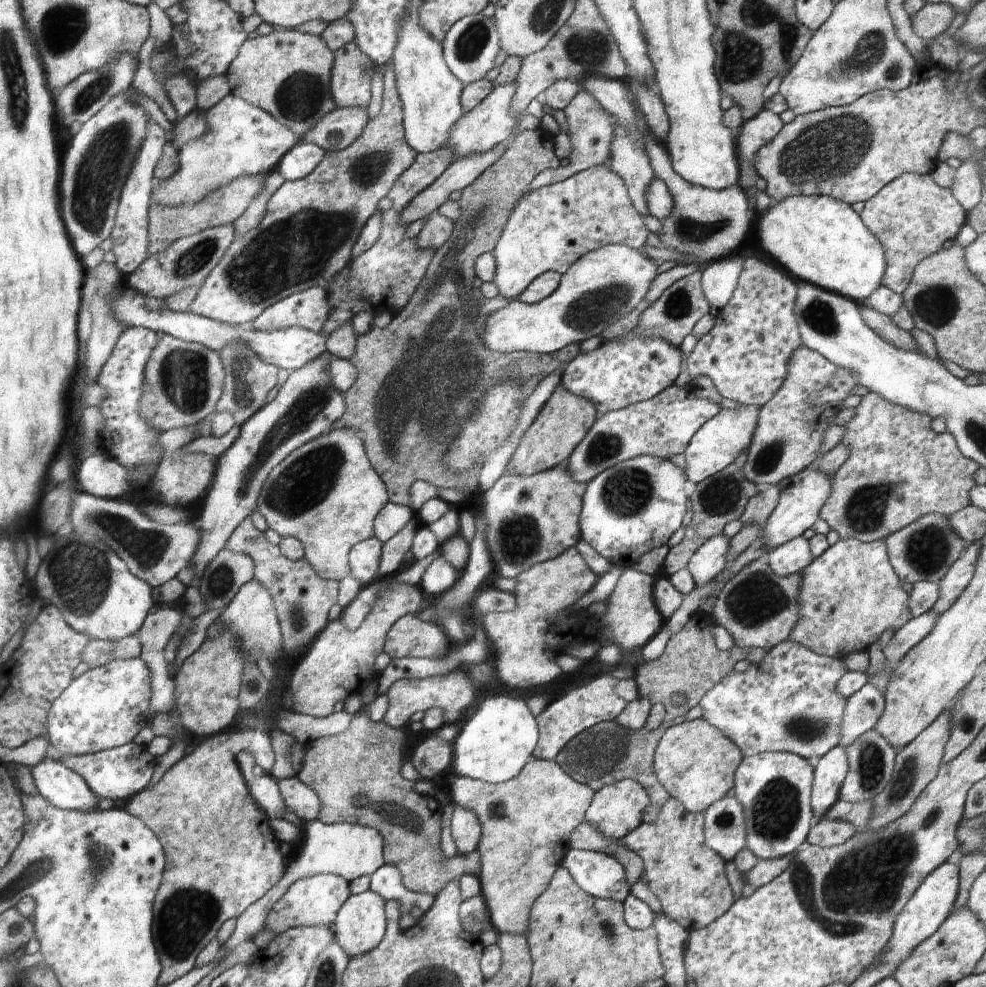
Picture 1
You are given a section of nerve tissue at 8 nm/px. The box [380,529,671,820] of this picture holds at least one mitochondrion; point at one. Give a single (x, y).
(596, 755)

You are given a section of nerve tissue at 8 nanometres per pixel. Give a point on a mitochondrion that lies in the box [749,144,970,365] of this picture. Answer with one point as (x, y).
(936, 305)

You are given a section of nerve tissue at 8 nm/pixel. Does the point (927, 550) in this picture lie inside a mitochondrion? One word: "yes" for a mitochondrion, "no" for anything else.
yes

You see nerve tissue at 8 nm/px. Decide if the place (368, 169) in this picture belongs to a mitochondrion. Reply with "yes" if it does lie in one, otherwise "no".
yes

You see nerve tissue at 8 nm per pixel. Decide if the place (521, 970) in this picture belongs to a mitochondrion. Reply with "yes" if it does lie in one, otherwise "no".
no

